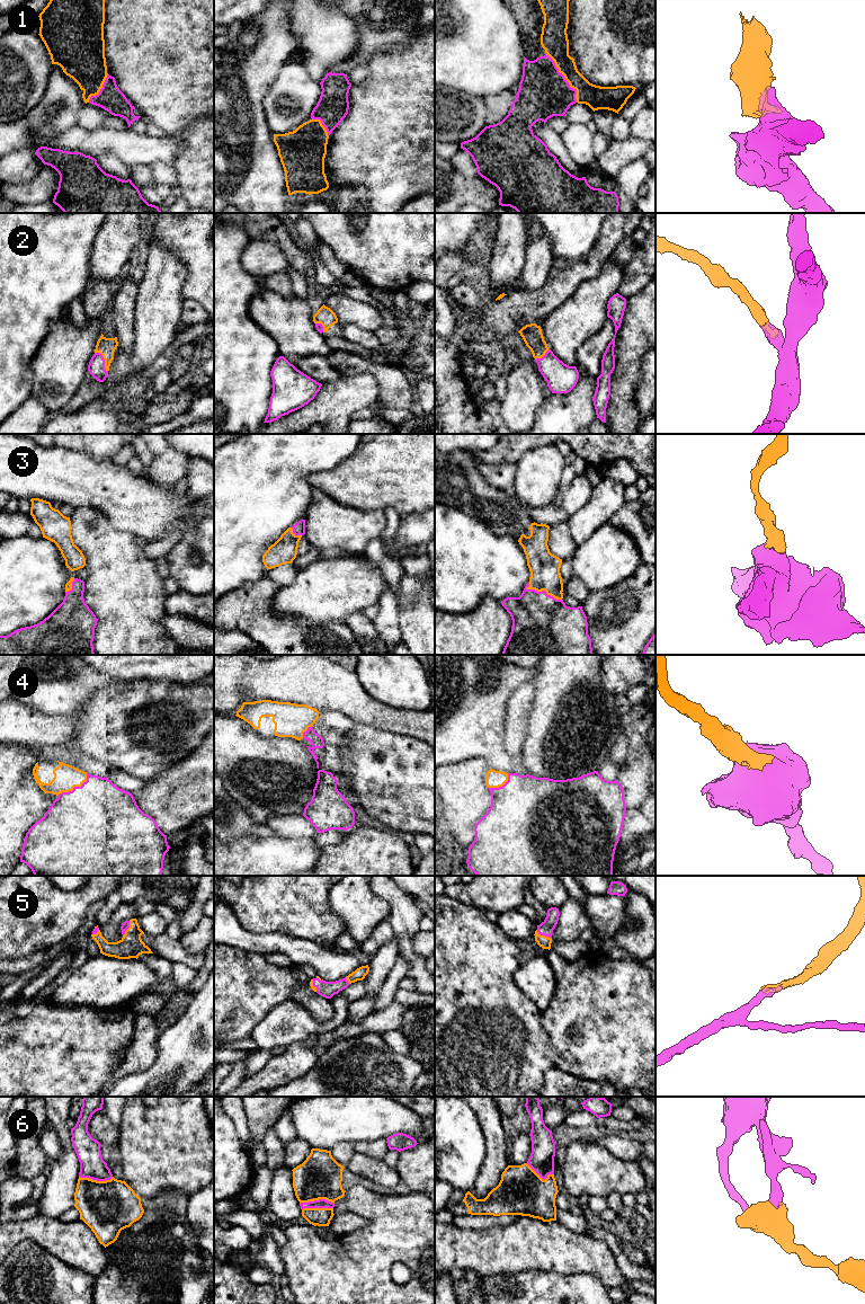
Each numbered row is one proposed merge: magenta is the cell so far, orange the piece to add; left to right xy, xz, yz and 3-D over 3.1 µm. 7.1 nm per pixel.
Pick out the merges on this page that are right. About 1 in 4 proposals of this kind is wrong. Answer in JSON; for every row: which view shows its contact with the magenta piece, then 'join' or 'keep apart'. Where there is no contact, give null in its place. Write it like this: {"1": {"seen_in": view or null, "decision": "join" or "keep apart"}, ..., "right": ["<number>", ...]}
{"1": {"seen_in": "yz", "decision": "join"}, "2": {"seen_in": "xy", "decision": "join"}, "3": {"seen_in": "yz", "decision": "join"}, "4": {"seen_in": "xy", "decision": "join"}, "5": {"seen_in": "yz", "decision": "join"}, "6": {"seen_in": "xz", "decision": "join"}, "right": ["1", "2", "3", "4", "5", "6"]}

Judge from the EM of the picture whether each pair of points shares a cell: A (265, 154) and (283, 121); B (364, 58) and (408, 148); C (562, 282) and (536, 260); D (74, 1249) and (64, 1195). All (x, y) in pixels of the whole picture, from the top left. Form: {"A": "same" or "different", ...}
{"A": "different", "B": "different", "C": "different", "D": "different"}

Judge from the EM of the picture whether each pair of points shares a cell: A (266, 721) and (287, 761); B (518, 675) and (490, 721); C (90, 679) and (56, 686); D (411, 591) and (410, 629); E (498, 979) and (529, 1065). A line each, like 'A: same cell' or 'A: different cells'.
A: different cells
B: same cell
C: same cell
D: same cell
E: same cell

